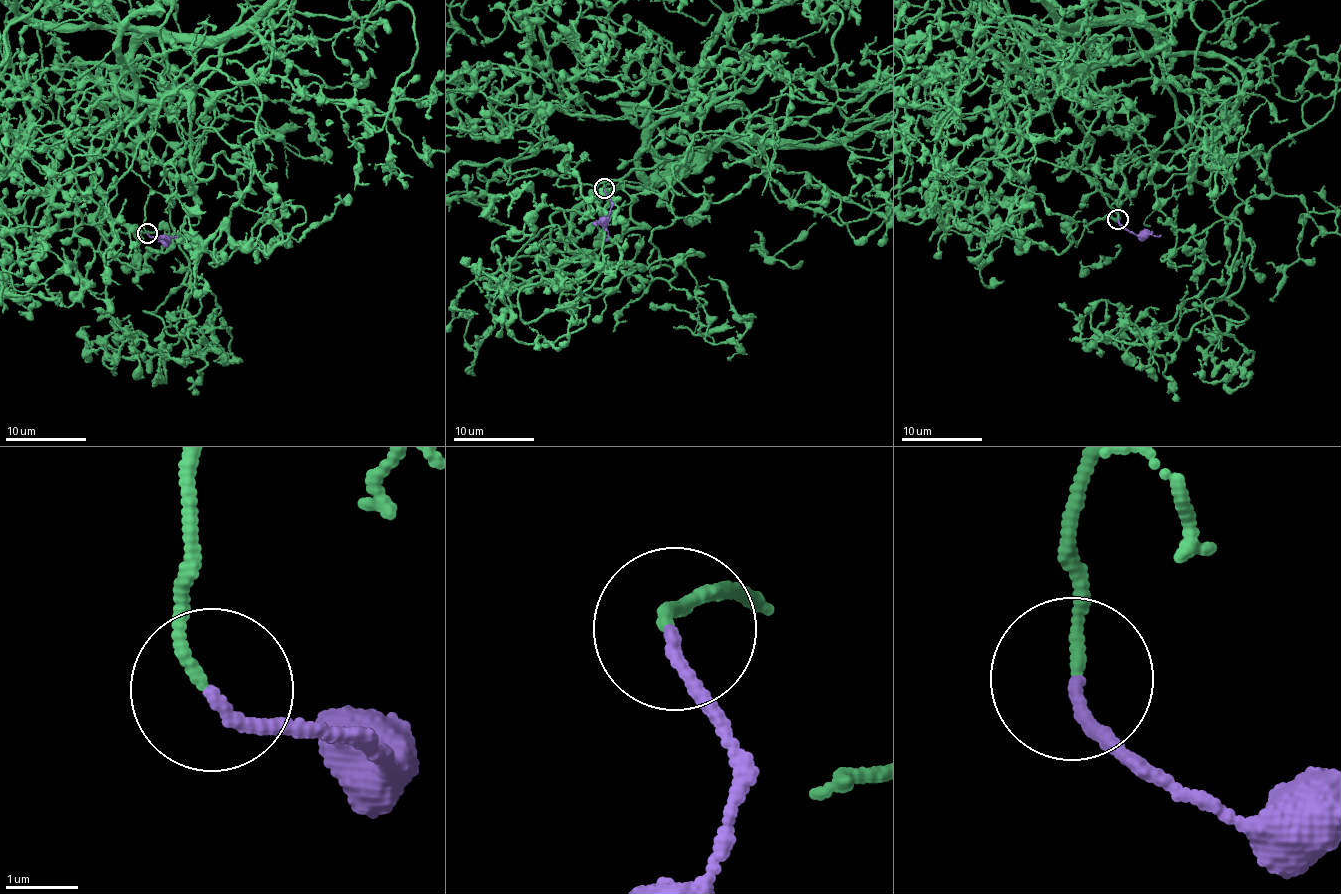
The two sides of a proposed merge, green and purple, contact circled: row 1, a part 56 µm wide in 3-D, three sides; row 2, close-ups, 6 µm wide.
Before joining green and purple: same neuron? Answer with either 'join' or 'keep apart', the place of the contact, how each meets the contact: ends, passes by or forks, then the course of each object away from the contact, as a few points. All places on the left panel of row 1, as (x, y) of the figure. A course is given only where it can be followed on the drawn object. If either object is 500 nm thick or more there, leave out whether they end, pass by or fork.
join; at (147, 233); green ends there; purple ends there; green runs (146, 232), (146, 184), (107, 127), (80, 134), (138, 130), (78, 66), (231, 38); purple runs (148, 232), (166, 241), (175, 234)

